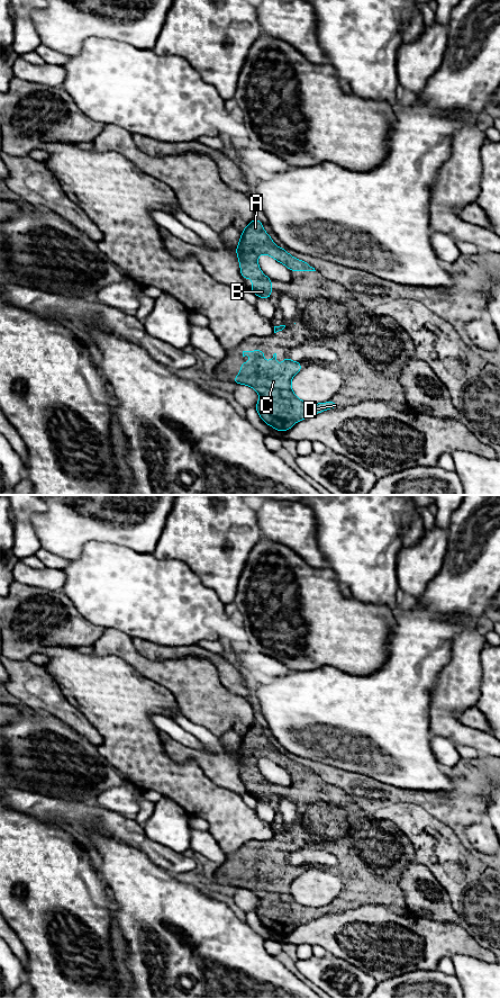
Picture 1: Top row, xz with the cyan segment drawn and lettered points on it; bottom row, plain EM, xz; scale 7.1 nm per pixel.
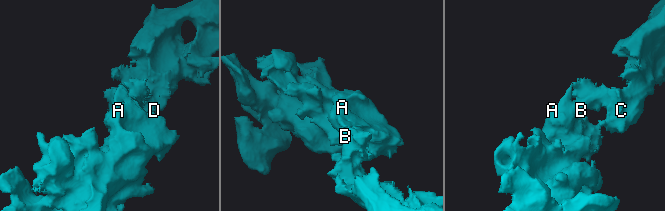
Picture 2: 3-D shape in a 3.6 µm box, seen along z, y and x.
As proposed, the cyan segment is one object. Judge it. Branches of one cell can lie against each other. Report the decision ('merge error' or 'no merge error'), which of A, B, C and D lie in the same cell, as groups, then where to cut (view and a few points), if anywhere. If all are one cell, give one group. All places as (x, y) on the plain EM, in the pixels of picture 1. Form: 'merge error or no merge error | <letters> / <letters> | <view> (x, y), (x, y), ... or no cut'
no merge error | A B C D | no cut

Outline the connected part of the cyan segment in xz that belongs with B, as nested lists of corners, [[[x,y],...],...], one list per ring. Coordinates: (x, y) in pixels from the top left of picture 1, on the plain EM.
[[[254,722],[242,736],[240,746],[236,752],[240,768],[240,777],[245,783],[253,782],[252,795],[257,800],[270,803],[272,784],[262,777],[257,760],[267,758],[283,767],[290,775],[316,775],[309,767],[291,760],[284,753],[278,752],[270,739],[263,735],[261,724]]]

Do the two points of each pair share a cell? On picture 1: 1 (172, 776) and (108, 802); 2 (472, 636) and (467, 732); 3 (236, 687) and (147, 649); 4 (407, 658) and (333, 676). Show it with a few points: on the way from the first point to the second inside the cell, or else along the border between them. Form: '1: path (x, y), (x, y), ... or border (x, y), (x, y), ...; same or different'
1: border (128, 782), (141, 792); different
2: path (465, 660), (463, 674), (452, 693), (452, 711); same
3: path (219, 664), (200, 653), (171, 656); same
4: path (389, 676), (382, 683), (351, 683); same

